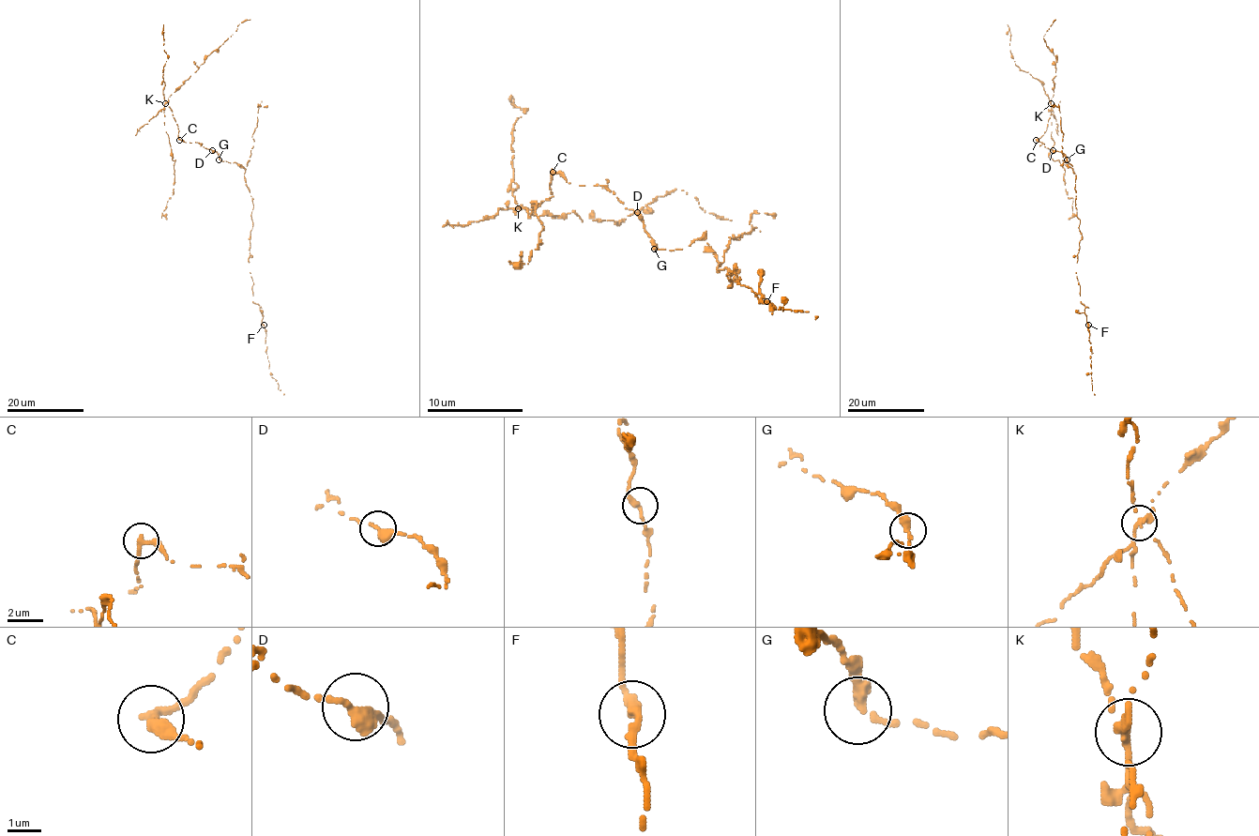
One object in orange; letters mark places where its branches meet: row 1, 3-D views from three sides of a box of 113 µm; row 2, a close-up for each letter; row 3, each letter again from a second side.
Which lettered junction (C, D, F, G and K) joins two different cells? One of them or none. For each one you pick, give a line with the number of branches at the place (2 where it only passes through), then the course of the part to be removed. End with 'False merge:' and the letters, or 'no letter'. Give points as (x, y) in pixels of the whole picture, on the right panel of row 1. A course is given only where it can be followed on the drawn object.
K: branches 2; course (1051, 103), (1054, 144), (1049, 157), (1058, 159), (1065, 171), (1066, 194), (1072, 199), (1072, 216), (1068, 219)
False merge: K

